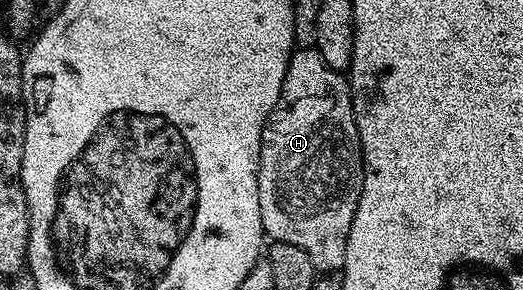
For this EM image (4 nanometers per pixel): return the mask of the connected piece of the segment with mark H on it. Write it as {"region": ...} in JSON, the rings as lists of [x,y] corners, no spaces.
{"region":[[[315,48],[309,50],[297,49],[292,55],[290,64],[286,68],[286,80],[282,80],[282,92],[278,96],[278,104],[272,109],[267,122],[264,123],[262,140],[260,141],[260,167],[258,168],[258,208],[262,216],[264,233],[269,239],[286,244],[294,244],[302,248],[316,265],[317,271],[343,271],[346,260],[346,240],[350,236],[350,224],[354,220],[354,212],[358,208],[358,200],[364,183],[364,153],[360,151],[360,137],[352,111],[352,87],[349,79],[341,71],[332,70],[322,60],[320,51]]]}

